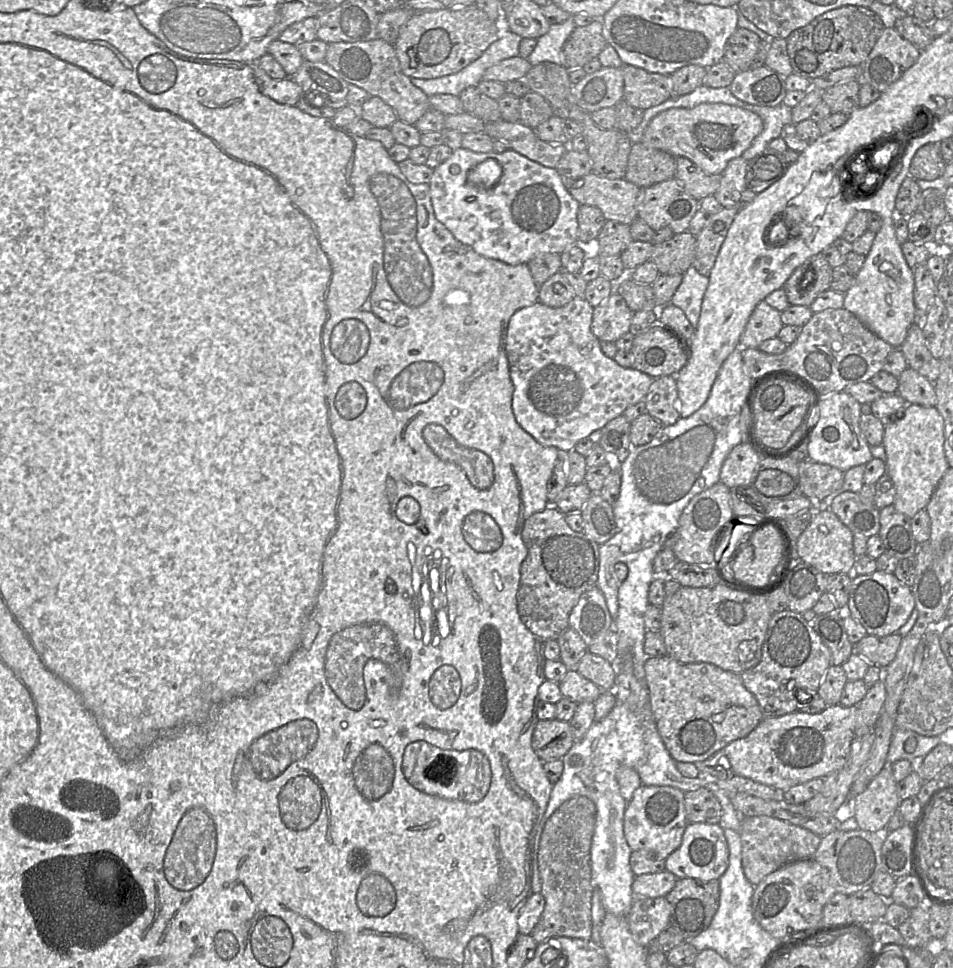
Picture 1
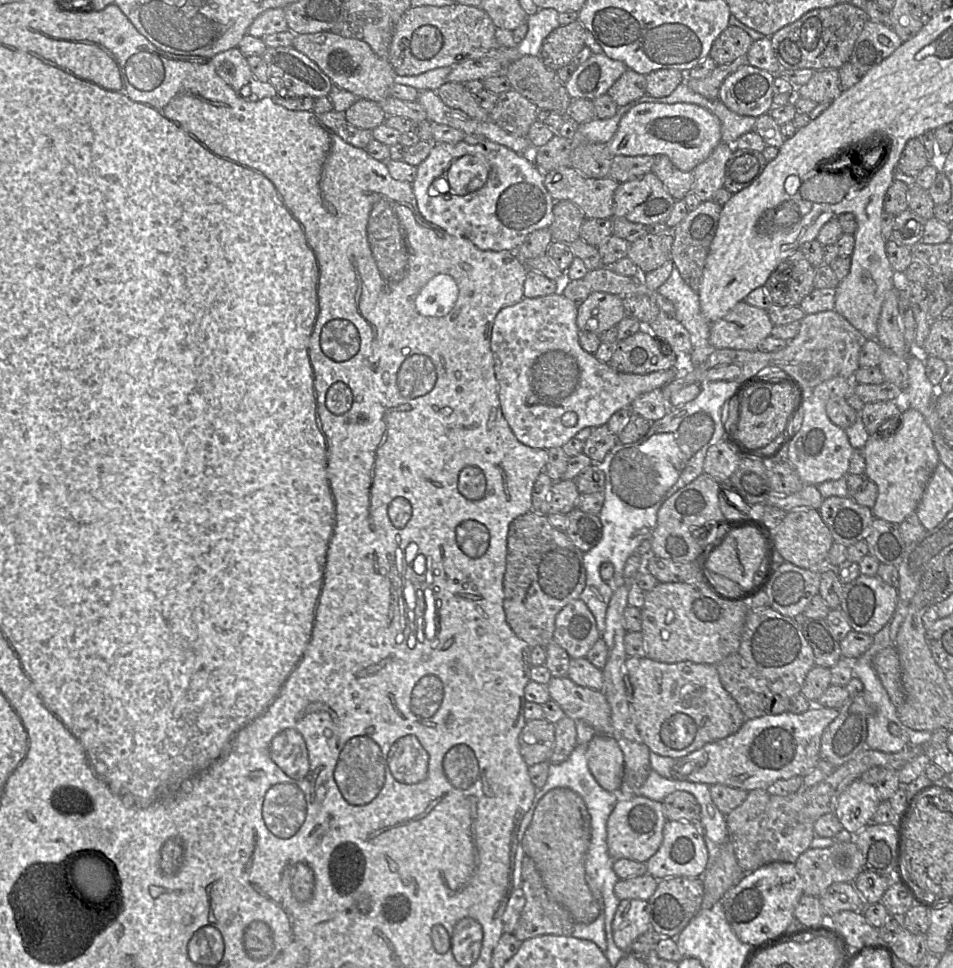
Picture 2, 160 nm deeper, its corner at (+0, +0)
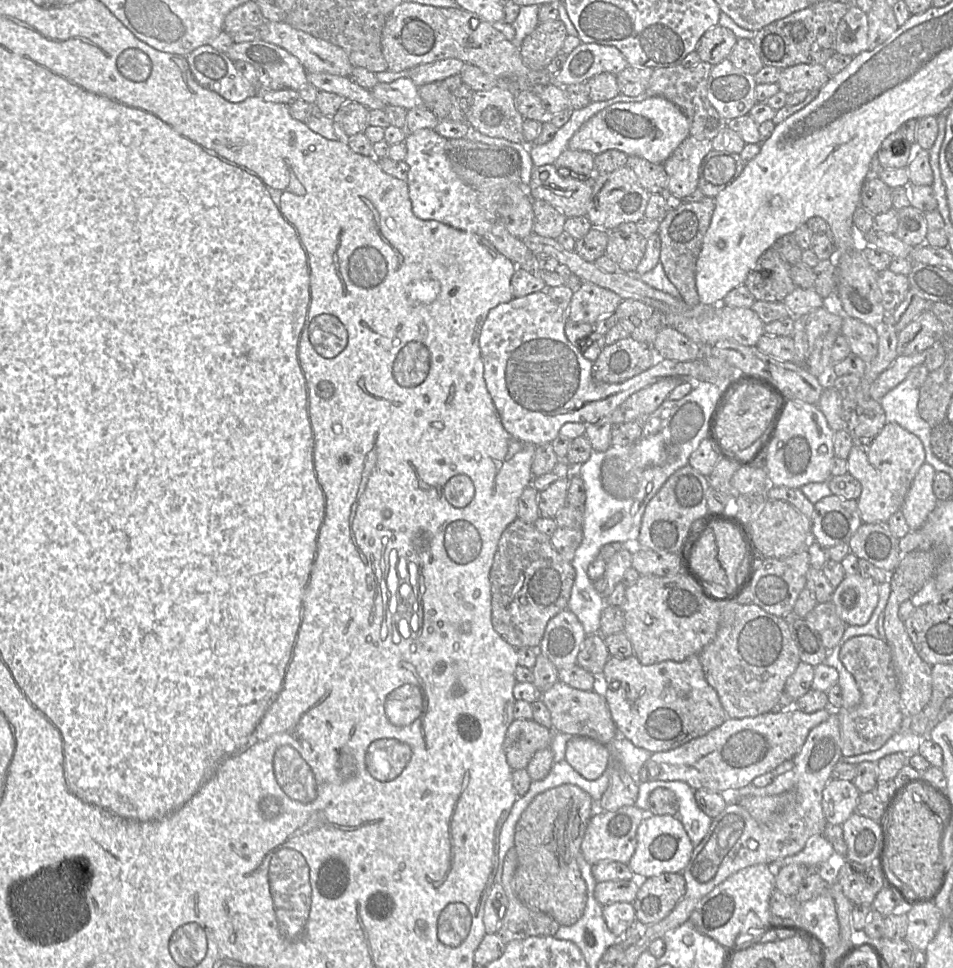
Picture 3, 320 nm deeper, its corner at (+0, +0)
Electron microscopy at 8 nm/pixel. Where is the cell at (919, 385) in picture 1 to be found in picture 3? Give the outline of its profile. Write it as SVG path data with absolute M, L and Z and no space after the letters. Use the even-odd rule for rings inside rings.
M846 313L841 316L843 317L841 334L848 340L852 353L869 363L878 352L877 330Z

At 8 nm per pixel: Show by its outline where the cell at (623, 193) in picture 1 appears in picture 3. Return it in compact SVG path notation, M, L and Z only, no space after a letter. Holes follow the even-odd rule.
M554 164L535 167L527 186L533 200L543 200L566 217L586 216L594 189L594 175L579 181L558 173Z

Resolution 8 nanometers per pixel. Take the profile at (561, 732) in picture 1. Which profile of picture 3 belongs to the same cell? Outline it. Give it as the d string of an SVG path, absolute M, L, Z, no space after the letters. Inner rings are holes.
M533 719L514 720L504 739L504 752L512 771L525 769L531 758L540 750L550 748L555 732Z

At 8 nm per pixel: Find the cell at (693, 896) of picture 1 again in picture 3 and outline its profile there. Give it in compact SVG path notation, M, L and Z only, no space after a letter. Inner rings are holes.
M661 873L639 883L632 902L636 919L651 925L665 918L677 905L686 891L686 882L681 873Z

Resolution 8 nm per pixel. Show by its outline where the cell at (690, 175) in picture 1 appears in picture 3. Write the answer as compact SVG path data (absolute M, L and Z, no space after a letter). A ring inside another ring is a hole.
M628 156L626 166L634 171L639 184L650 194L667 193L668 175L662 164L651 163L639 156Z

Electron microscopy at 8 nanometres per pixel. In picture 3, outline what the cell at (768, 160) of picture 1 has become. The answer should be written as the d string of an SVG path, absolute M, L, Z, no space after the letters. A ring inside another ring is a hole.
M711 150L701 162L698 188L715 198L741 174L746 163L737 153Z

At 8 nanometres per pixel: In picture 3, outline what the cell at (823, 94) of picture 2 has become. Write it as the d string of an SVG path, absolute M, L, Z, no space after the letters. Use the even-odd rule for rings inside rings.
M802 63L782 69L777 84L790 94L799 90L819 90L828 79L824 65Z

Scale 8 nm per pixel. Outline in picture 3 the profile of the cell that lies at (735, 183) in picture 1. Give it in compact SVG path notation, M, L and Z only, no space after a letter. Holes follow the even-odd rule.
M689 135L662 164L668 175L666 194L683 199L694 192L701 162L711 150L712 140Z

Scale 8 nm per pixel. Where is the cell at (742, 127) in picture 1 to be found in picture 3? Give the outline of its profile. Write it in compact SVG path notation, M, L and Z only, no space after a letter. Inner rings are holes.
M653 96L641 102L619 102L599 111L572 136L568 149L588 151L594 156L616 149L628 156L663 164L689 135L688 119L679 107L663 97Z

